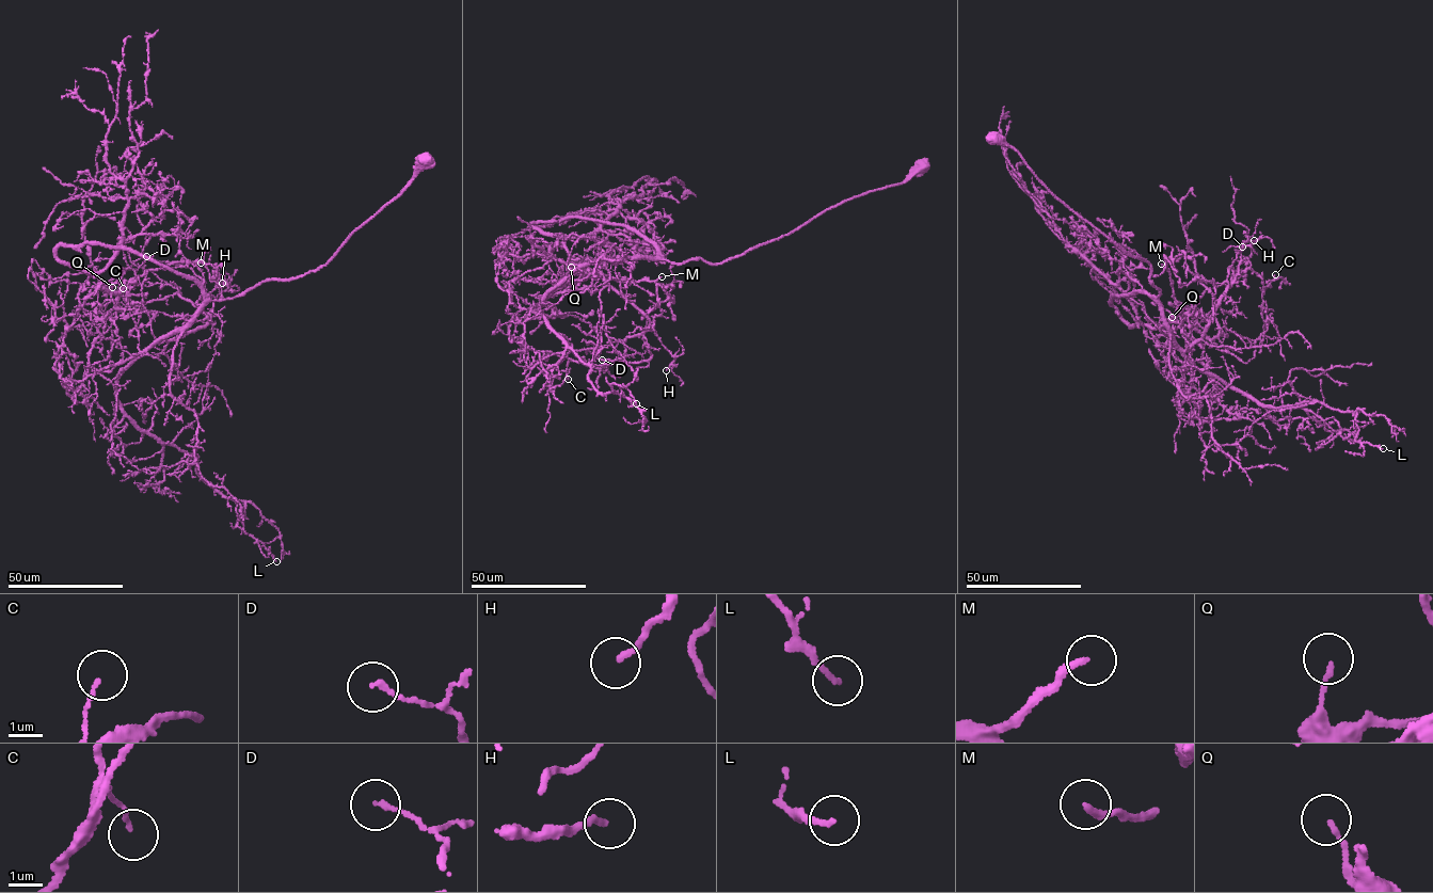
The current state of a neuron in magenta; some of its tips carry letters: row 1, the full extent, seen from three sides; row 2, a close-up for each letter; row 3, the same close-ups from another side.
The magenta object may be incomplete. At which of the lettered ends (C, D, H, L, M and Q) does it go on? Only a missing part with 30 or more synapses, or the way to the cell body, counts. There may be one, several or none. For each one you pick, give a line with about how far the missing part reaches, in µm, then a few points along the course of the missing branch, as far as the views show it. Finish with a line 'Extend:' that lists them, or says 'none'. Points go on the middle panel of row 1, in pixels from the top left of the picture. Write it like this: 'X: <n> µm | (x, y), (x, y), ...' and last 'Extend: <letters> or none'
M: 15 µm | (662, 276), (667, 269), (668, 253)
Extend: M

